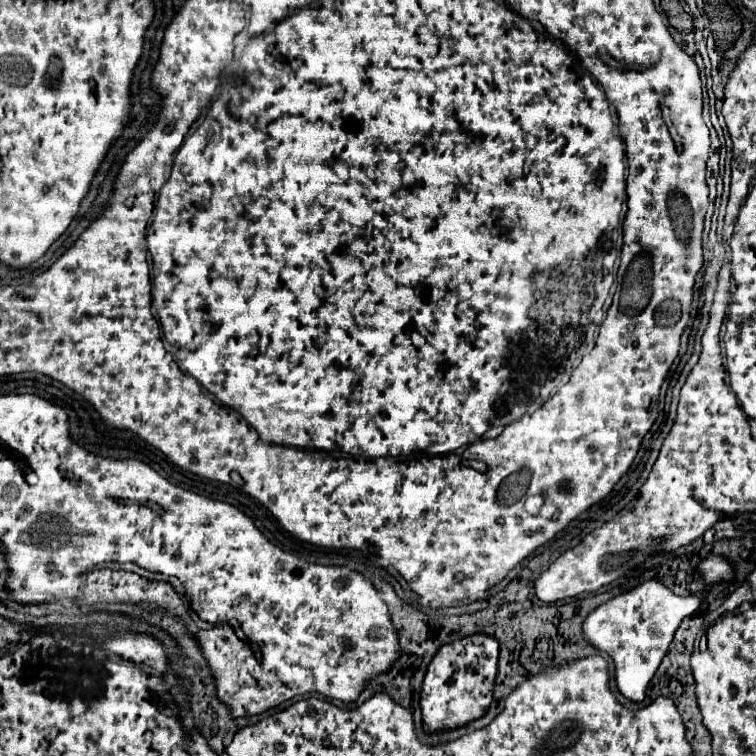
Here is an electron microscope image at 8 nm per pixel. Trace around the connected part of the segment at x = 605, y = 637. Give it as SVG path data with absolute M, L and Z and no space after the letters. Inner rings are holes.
M646 581L628 593L622 593L596 607L584 621L584 637L588 643L606 651L616 663L616 685L630 701L642 701L650 679L654 677L662 657L672 643L674 631L684 617L700 607L700 597L678 597L658 581Z

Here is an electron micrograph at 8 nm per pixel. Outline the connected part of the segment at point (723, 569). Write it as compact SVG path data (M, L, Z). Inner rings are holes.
M708 555L700 565L698 565L702 579L706 583L718 583L718 581L728 581L734 577L732 567L728 565L728 561L724 557L718 555Z

